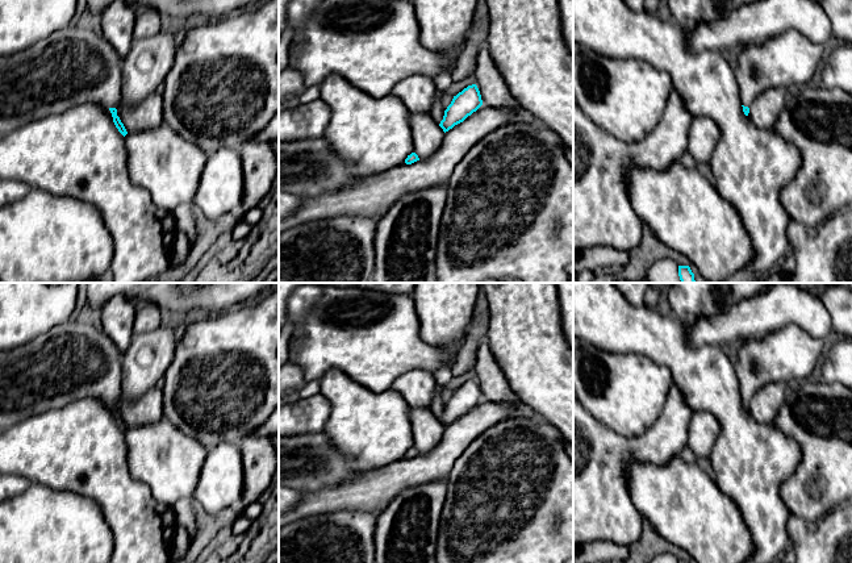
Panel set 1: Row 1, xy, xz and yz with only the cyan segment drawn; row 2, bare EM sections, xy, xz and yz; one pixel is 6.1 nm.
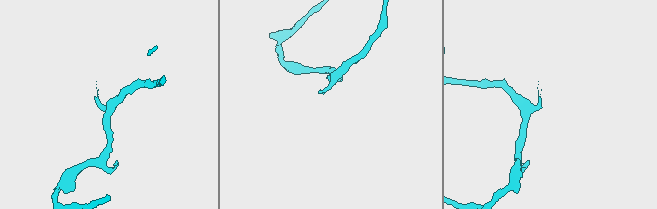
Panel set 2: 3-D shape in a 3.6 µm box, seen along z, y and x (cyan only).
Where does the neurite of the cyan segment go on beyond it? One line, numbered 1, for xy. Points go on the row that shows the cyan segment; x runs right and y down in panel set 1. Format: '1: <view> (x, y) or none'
1: xy (74, 66)

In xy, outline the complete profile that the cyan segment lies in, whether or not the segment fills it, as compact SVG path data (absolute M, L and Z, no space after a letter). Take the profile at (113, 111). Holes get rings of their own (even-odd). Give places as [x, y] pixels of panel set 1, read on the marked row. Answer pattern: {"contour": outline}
{"contour": "M67 25L14 55L0 57L0 135L74 107L99 104L110 110L125 137L128 132L116 109L121 92L122 58L114 47L88 28Z"}

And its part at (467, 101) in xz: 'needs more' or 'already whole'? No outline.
already whole

